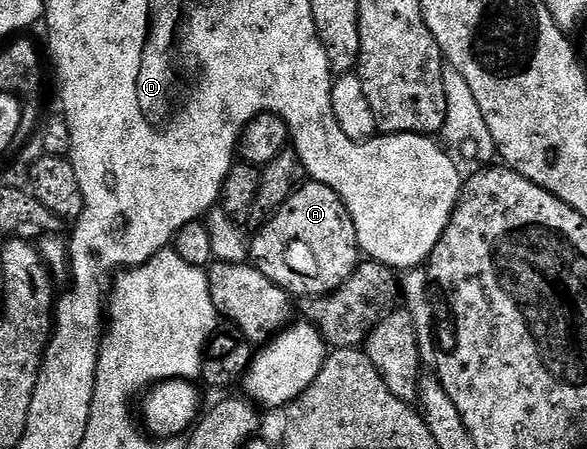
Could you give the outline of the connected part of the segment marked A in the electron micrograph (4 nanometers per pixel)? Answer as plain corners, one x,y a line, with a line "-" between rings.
312,180
298,185
297,189
293,191
293,195
273,213
272,218
252,237
252,265
263,276
267,276
267,280
281,286
290,296
320,298
323,294
329,294
333,290
339,289
359,265
359,247
355,225
353,225
352,218
344,206
344,200
331,188

